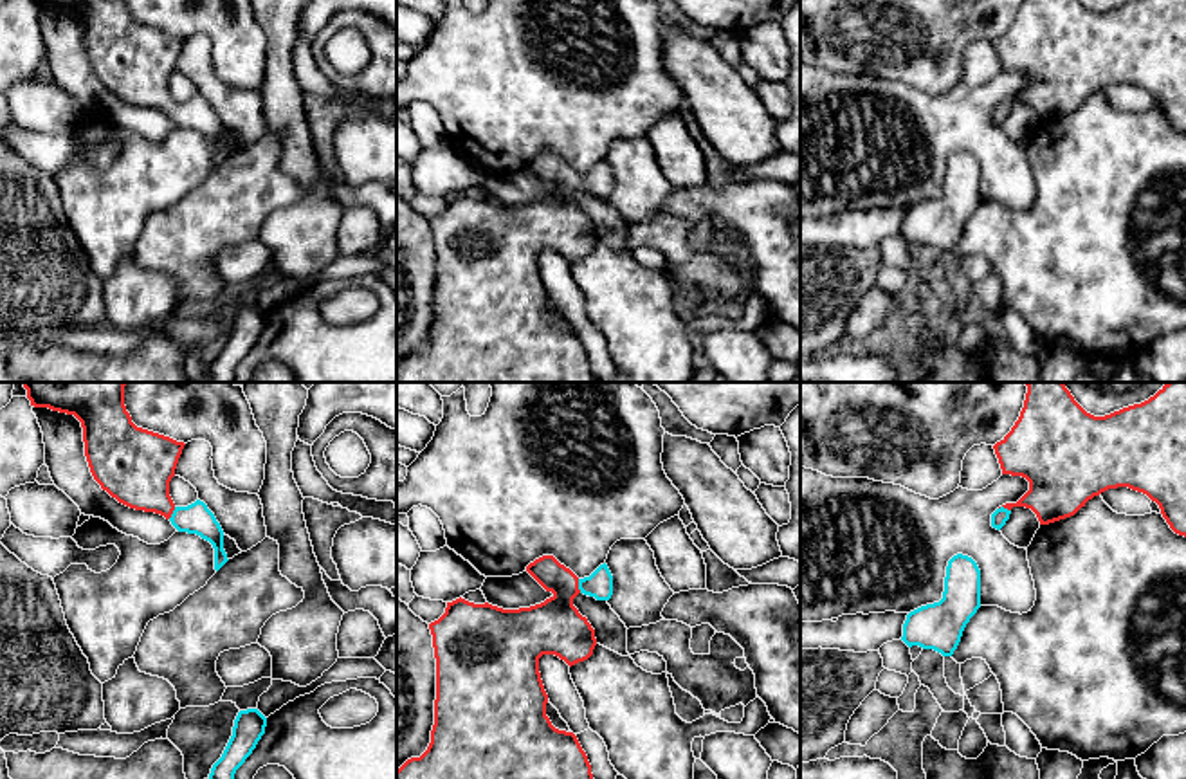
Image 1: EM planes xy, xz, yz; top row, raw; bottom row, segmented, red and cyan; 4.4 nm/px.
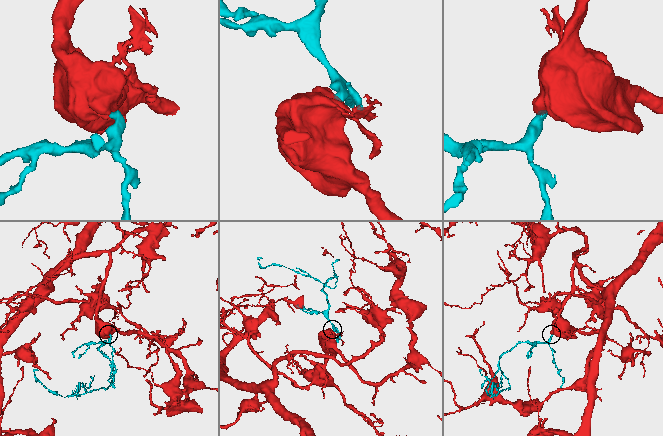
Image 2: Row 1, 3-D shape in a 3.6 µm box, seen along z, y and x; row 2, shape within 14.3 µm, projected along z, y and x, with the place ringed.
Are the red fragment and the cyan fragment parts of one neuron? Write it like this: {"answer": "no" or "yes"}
{"answer": "yes"}

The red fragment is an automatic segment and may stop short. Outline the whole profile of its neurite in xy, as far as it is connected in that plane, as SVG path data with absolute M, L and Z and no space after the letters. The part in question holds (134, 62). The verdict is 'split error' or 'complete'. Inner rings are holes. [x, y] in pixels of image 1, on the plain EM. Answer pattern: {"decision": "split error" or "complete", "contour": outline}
{"decision": "split error", "contour": "M31 0L74 11L83 23L85 52L94 76L119 99L155 108L178 128L196 130L214 144L214 166L229 155L224 126L200 96L177 103L169 92L184 38L137 23L124 0Z"}

